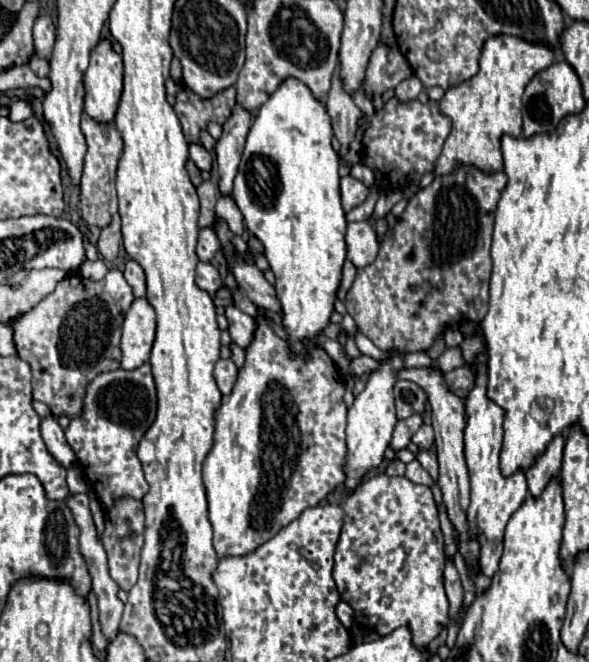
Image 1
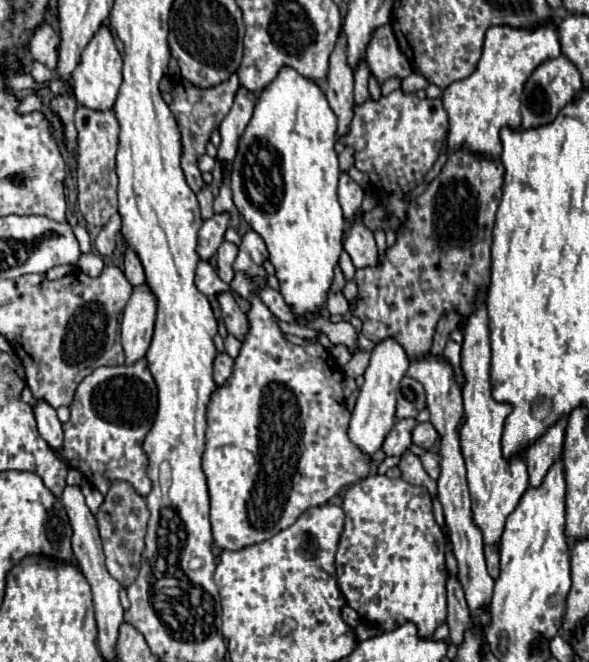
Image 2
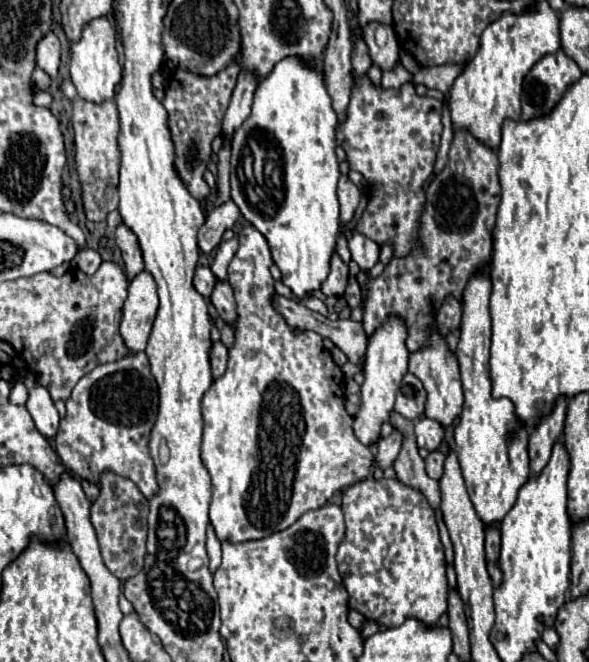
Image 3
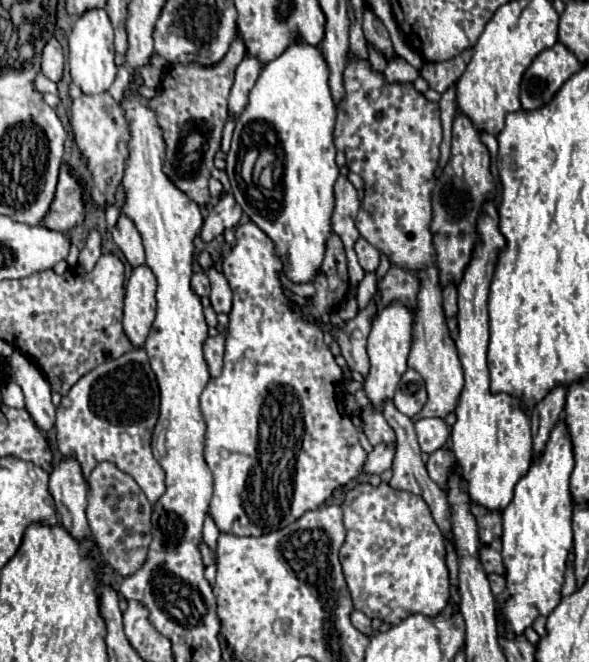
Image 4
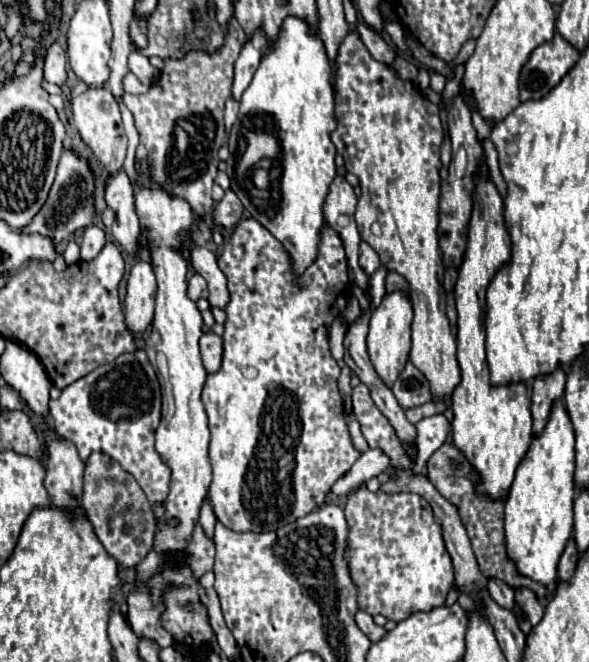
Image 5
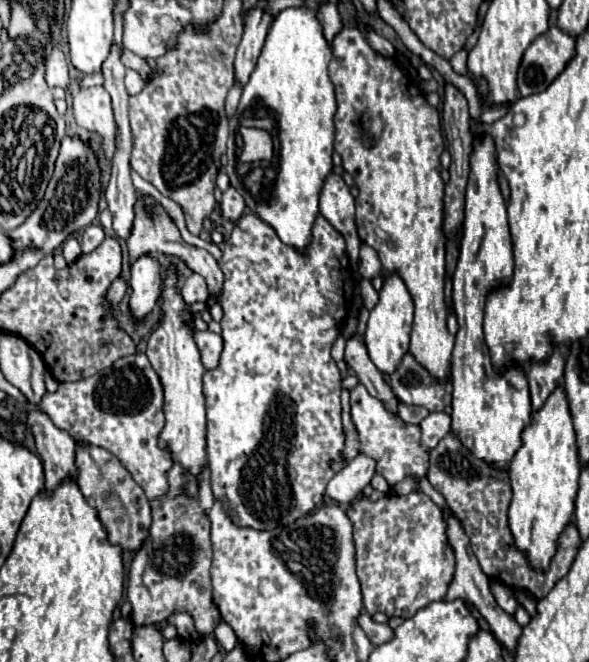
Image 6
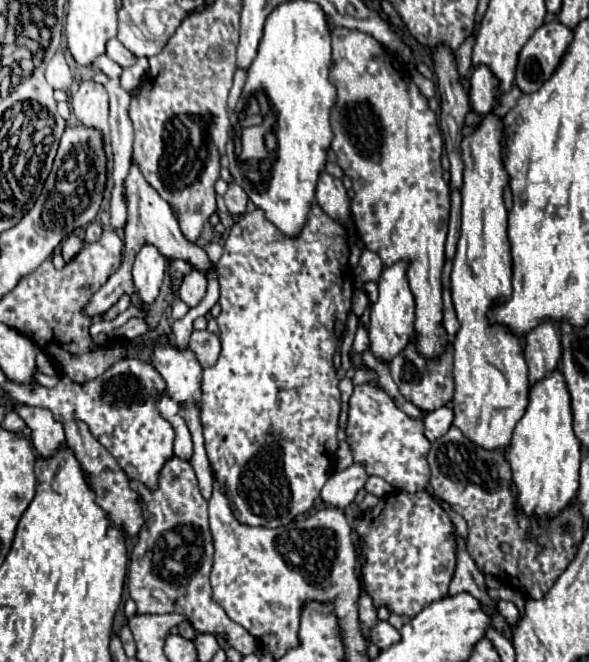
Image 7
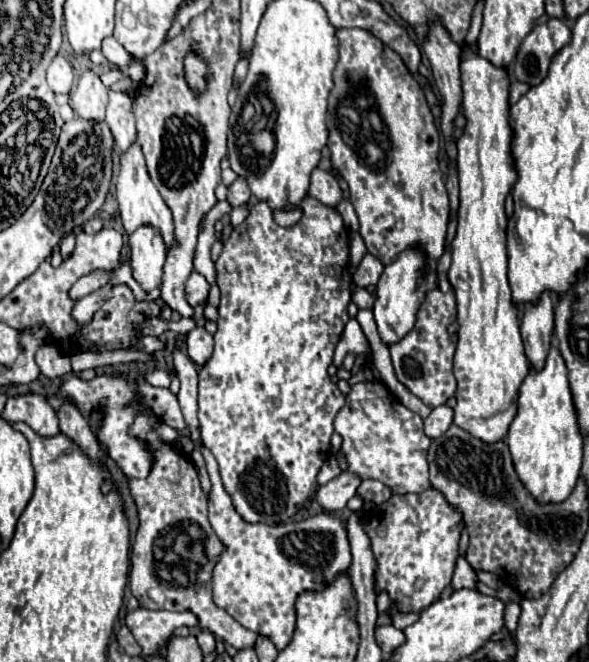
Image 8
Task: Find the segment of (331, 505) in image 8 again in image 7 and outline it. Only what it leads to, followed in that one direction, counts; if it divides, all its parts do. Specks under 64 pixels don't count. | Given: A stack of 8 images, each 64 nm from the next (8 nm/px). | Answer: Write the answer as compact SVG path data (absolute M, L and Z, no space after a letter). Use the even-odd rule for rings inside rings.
M352 464L346 470L338 470L334 476L330 476L320 496L324 502L336 508L346 508L348 504L352 504L358 490L364 488L366 480L368 474L364 472L364 468L360 468L360 464Z

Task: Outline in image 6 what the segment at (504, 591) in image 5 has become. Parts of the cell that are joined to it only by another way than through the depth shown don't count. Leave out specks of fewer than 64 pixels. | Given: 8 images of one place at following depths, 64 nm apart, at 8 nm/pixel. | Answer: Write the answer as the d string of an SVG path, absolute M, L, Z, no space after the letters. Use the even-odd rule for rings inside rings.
M492 582L490 590L492 590L498 606L500 606L504 612L514 614L514 610L516 610L516 600L514 600L514 596L512 596L512 590L508 590L508 588L506 588L504 584L500 584L500 582Z

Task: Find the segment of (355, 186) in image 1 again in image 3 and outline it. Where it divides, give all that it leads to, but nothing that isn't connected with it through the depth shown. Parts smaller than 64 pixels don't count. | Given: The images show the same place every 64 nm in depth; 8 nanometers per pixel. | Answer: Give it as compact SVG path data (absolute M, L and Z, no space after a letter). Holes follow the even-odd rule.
M340 176L338 200L340 200L340 218L342 218L342 224L346 224L354 216L356 204L360 204L360 190L348 176Z

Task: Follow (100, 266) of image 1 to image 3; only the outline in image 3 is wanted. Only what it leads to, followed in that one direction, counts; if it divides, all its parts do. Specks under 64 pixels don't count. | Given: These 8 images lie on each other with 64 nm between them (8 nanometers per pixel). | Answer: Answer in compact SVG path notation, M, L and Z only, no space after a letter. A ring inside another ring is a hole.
M84 248L84 250L80 250L80 252L76 254L74 262L76 262L76 266L78 266L82 272L86 272L88 276L92 276L92 274L94 274L94 272L100 268L102 258L100 258L100 254L98 254L96 250Z

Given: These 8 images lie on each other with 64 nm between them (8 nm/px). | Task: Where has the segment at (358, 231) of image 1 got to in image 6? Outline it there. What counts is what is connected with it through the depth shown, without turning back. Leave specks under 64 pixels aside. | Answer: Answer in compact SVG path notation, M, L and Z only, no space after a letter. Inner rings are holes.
M362 244L360 248L360 266L358 266L362 278L372 280L374 276L382 274L382 264L378 260L378 254L374 248L368 248L368 244Z

